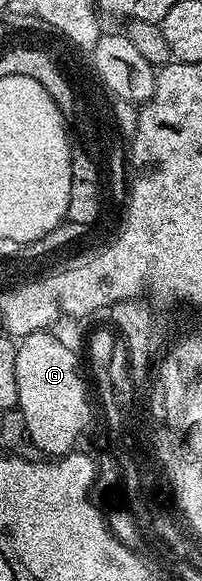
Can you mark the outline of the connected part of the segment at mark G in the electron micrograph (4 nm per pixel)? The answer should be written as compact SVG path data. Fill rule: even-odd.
M46 331L31 333L17 345L17 409L23 412L23 425L32 443L43 452L40 454L55 459L78 446L75 444L87 420L93 415L93 405L81 404L81 386L77 375L81 361L75 358L70 347L66 340Z

